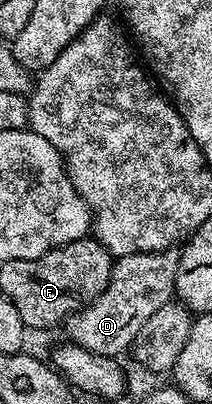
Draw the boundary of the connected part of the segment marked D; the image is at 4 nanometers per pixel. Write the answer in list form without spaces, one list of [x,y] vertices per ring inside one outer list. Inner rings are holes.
[[[159,250],[156,254],[121,254],[115,259],[110,284],[94,302],[68,315],[67,341],[102,356],[120,356],[138,336],[138,328],[162,308],[173,301],[176,292],[176,273],[180,250]]]

